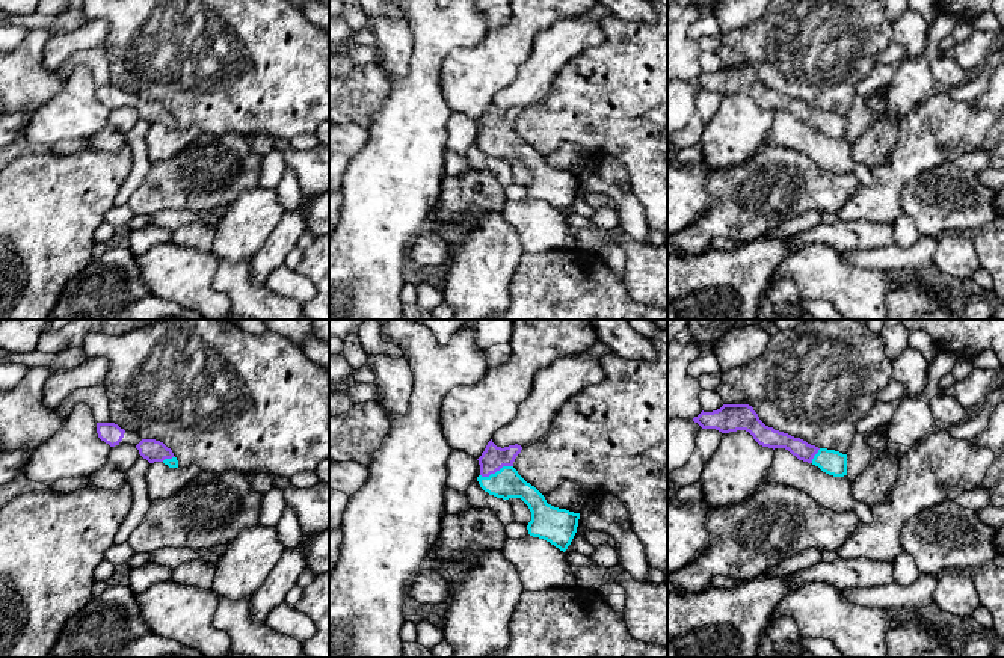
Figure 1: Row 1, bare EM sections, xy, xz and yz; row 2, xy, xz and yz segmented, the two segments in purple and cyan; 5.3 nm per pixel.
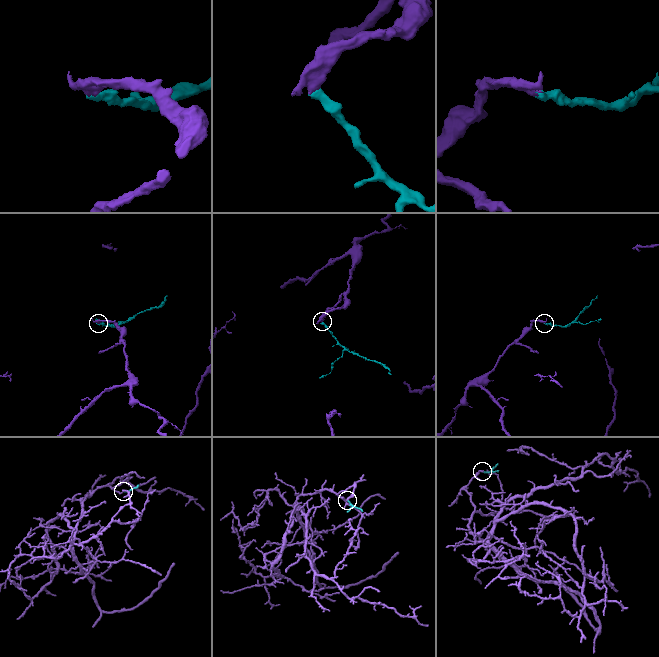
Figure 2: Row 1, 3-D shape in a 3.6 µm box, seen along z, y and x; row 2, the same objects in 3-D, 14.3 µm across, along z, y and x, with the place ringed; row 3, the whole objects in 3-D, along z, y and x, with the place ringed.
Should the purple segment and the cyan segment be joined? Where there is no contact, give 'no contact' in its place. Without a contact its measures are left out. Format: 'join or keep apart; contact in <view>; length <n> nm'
join; contact in xz; length 190 nm

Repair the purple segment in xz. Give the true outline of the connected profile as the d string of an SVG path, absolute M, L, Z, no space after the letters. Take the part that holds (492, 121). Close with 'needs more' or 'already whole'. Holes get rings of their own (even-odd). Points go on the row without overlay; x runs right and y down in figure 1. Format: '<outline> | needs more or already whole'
M491 101L477 121L480 127L477 143L485 154L497 160L521 160L531 174L528 196L565 214L577 195L580 175L548 166L545 158L518 136L513 124L521 112L518 106L497 109Z | needs more

